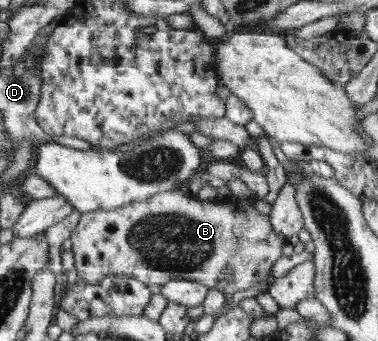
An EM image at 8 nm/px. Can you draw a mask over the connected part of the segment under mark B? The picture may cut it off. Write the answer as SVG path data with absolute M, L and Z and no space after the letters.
M183 190L163 191L145 201L111 211L84 213L72 233L72 249L77 275L88 283L100 283L107 275L137 275L136 279L147 284L153 291L171 281L190 280L200 282L221 294L231 294L236 298L254 293L258 285L269 278L275 262L283 257L283 247L288 238L275 231L271 215L263 215L249 199L239 199L230 195L226 199L213 202L200 201Z

